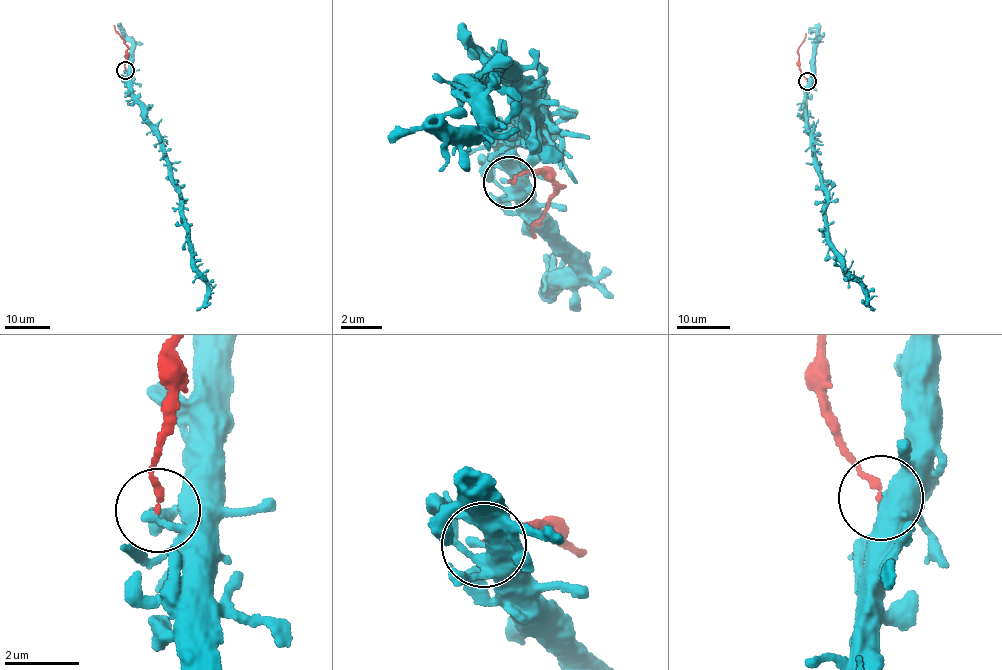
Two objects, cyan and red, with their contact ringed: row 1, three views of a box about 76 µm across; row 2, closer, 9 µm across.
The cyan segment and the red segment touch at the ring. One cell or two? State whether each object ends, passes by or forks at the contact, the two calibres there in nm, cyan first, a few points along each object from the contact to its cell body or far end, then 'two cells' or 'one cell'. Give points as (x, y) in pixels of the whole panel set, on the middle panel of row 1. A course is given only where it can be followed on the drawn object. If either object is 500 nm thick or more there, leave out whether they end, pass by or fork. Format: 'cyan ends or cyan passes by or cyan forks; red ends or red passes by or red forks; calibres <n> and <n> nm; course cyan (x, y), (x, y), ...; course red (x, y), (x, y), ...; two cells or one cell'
cyan ends; red ends; calibres 200 and 160 nm; course cyan (507, 183), (488, 145), (518, 139), (505, 125), (539, 132), (483, 59), (457, 84), (477, 127), (387, 140); course red (507, 183), (546, 172), (564, 189), (559, 191), (531, 234); two cells

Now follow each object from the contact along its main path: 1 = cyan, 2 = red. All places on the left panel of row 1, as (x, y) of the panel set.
1: (125, 71), (129, 96), (159, 138), (170, 181), (179, 193), (191, 265), (206, 286), (205, 300), (196, 310)
2: (125, 71), (128, 47), (113, 25)

